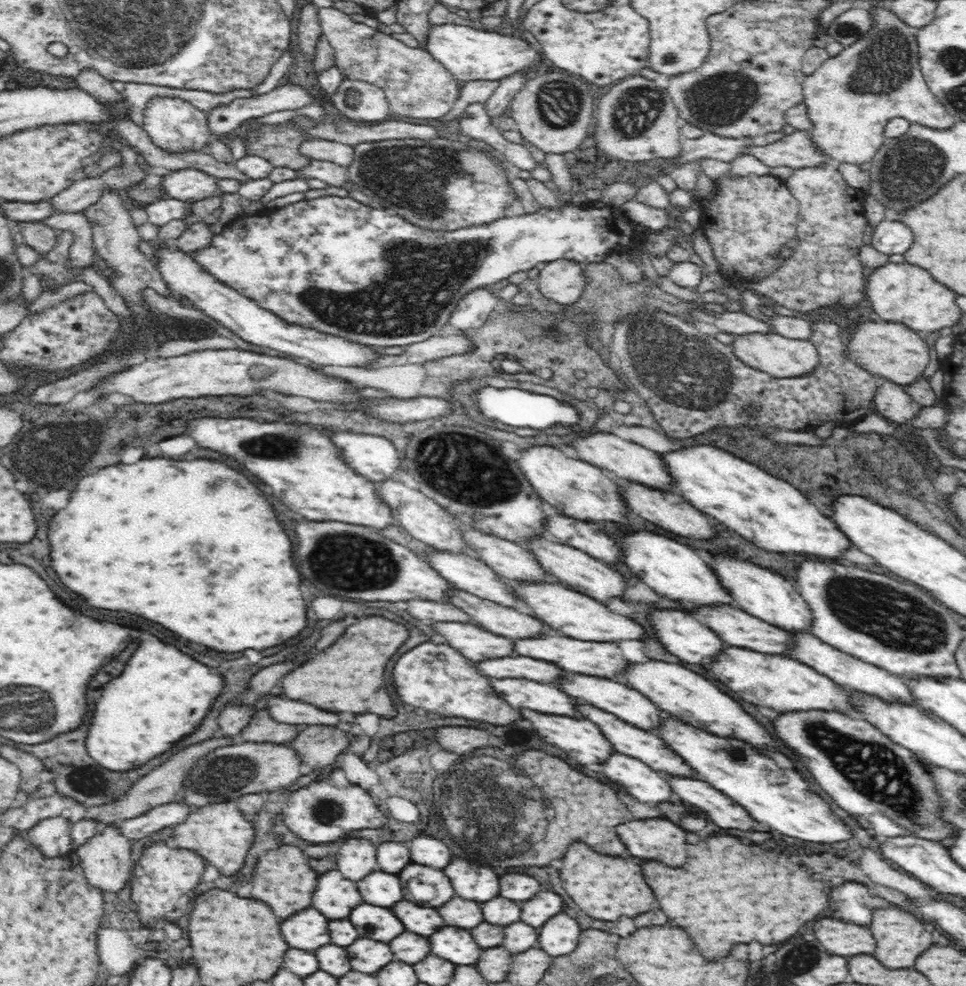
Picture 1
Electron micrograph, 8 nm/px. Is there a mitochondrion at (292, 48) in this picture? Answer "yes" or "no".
no

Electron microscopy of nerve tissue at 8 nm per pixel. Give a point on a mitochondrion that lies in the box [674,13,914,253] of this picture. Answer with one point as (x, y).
(883, 66)

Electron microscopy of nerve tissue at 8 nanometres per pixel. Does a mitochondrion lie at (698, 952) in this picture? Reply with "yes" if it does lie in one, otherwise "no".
no

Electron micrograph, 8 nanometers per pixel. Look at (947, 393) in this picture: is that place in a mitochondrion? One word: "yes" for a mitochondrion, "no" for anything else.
no

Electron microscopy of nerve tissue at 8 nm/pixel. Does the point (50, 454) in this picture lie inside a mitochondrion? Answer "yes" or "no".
yes

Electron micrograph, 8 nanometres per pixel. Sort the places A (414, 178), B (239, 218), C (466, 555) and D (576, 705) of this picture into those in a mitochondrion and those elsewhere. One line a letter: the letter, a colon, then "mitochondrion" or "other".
A: mitochondrion
B: other
C: other
D: other

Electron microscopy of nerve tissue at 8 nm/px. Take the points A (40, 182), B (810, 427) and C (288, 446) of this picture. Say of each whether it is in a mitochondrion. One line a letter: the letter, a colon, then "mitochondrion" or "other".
A: other
B: other
C: mitochondrion

